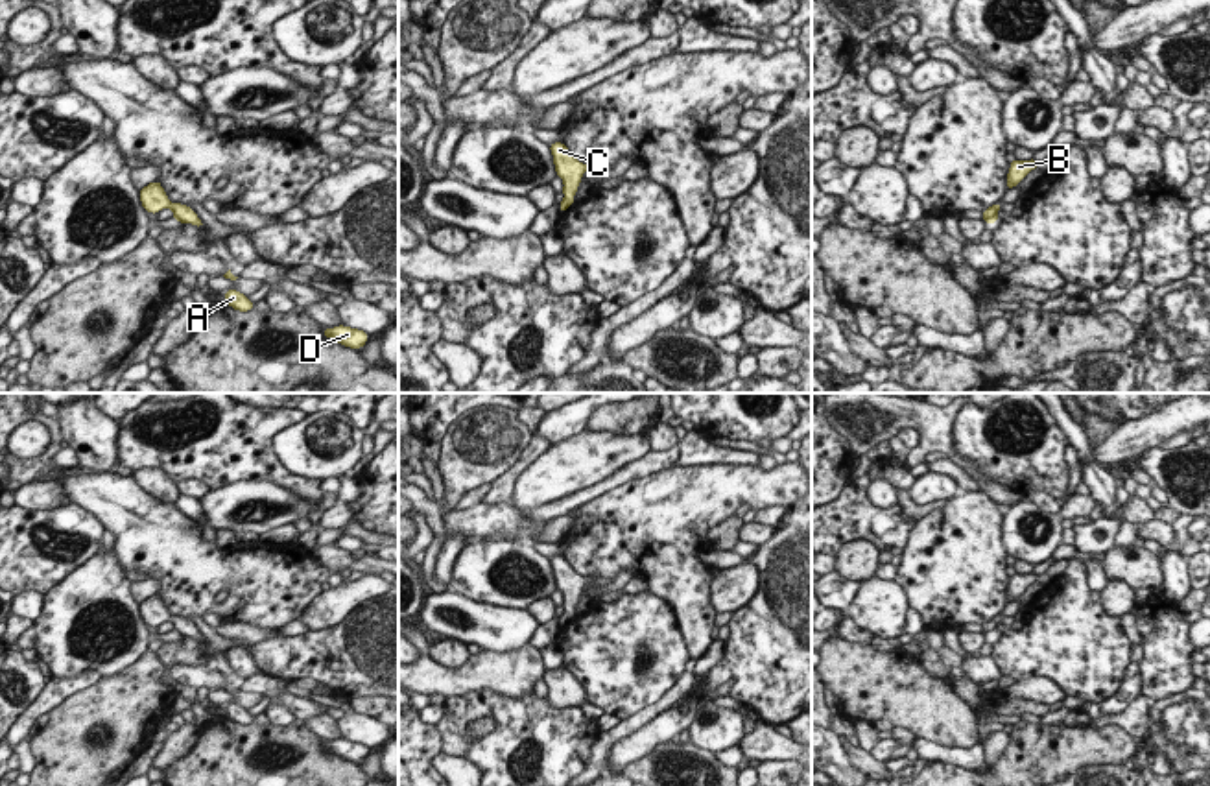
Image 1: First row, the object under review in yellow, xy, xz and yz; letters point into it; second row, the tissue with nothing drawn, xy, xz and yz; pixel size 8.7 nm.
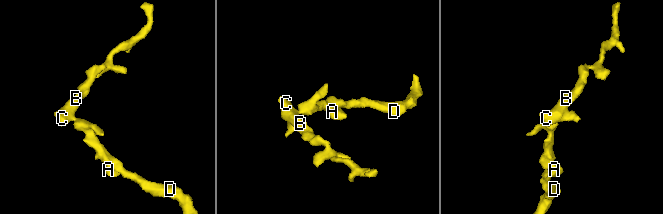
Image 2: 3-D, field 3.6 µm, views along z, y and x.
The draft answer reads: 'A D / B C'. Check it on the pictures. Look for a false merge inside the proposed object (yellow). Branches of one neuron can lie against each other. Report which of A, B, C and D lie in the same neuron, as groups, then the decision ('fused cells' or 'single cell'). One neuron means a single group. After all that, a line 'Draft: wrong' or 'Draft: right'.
A B C D; single cell
Draft: wrong

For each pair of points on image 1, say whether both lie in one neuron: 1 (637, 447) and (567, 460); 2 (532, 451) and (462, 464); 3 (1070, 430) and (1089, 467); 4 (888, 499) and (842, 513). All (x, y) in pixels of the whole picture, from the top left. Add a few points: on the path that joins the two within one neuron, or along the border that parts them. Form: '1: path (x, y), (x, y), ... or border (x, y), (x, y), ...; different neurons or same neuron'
1: path (620, 451), (583, 460); same neuron
2: border (533, 436), (521, 456), (491, 482); different neurons
3: path (1078, 440), (1085, 458); same neuron
4: border (865, 489), (873, 504), (880, 508), (897, 506); different neurons

